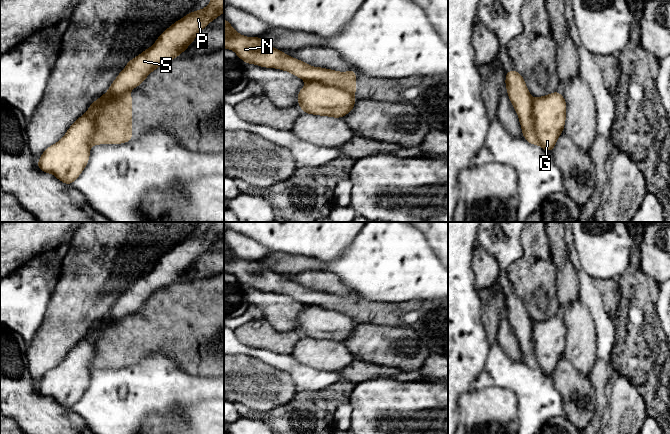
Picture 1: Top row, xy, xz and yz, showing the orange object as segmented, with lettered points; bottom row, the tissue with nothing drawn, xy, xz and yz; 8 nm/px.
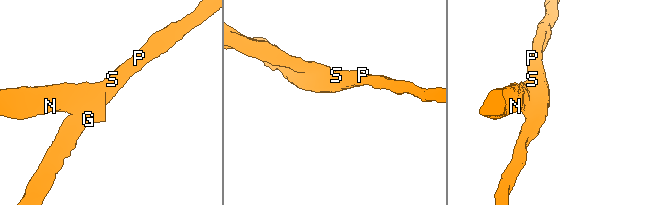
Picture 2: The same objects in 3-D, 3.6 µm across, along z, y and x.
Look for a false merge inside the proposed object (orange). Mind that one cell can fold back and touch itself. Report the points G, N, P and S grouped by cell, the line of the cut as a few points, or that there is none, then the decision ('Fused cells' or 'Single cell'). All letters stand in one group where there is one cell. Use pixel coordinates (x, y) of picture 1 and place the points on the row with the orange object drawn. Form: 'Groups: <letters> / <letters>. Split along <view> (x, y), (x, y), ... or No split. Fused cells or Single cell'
Groups: G P S / N. Split along xy (129, 89), (101, 105), (91, 144). Fused cells

